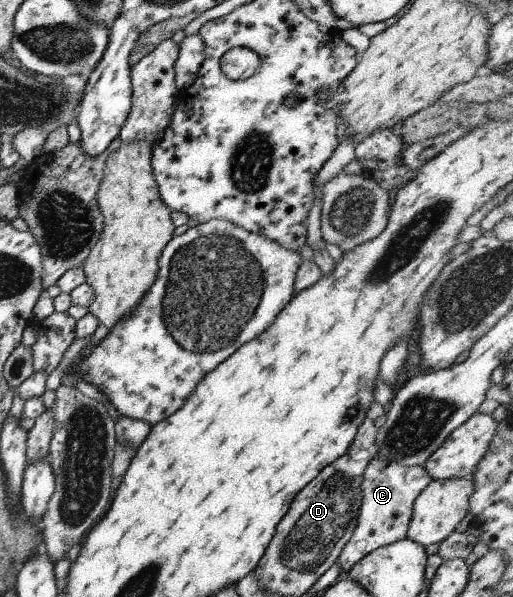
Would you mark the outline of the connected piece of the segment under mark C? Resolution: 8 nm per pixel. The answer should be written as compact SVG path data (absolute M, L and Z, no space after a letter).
M378 457L370 459L361 478L361 506L356 526L337 556L337 565L342 575L369 552L406 537L414 499L431 479L423 466L405 467L393 461L387 463Z

